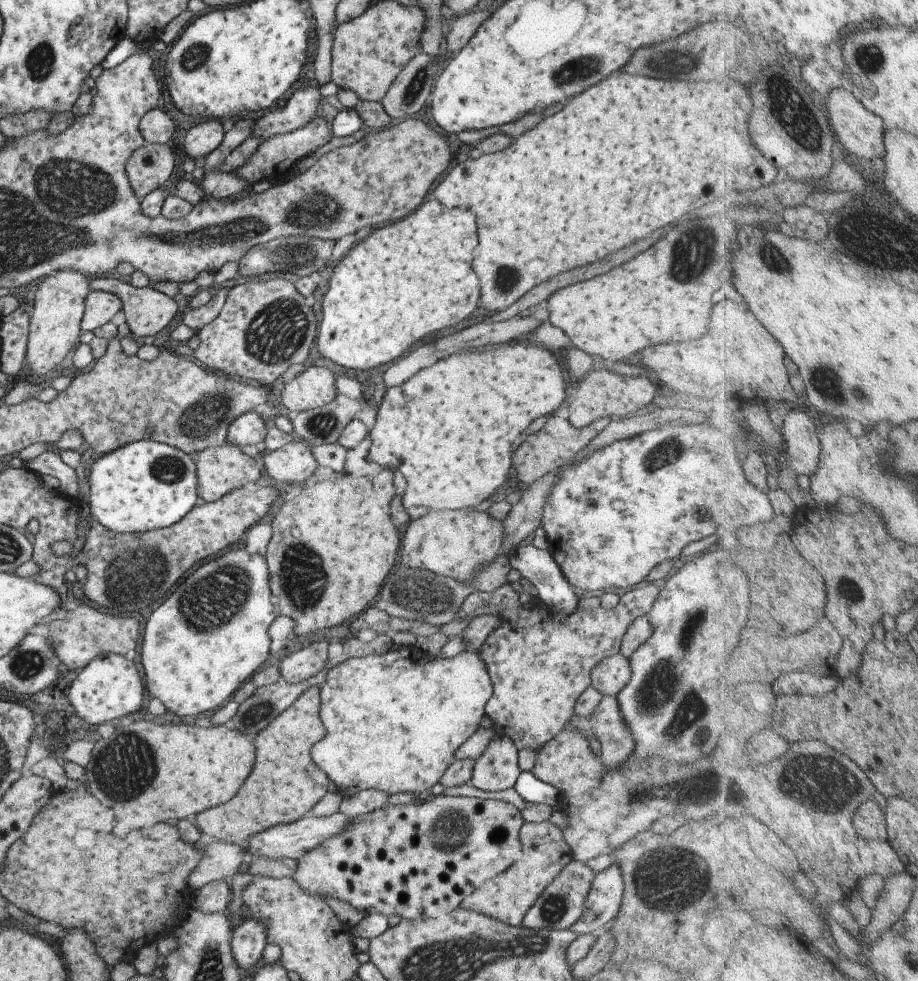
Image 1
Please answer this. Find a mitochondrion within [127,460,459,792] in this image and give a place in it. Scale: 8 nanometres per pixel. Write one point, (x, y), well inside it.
(211, 603)

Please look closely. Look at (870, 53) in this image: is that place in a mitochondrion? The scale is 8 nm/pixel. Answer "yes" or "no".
yes

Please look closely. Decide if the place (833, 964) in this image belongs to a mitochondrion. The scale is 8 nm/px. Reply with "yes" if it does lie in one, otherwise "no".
no

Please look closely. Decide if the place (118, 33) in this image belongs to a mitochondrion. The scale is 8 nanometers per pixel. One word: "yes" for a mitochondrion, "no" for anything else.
no

